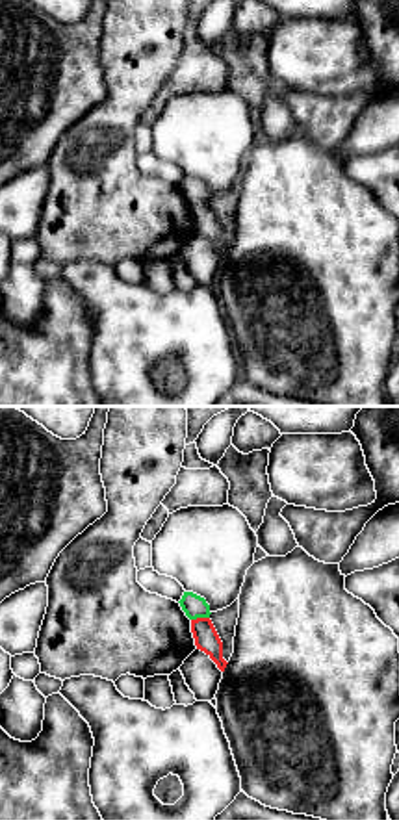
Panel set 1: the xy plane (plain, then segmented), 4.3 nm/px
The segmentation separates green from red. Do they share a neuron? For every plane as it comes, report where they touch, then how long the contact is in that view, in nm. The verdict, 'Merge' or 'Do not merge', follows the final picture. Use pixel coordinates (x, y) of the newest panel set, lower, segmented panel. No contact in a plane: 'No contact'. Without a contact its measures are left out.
Touches green at (199, 616). Shared border 80 nm

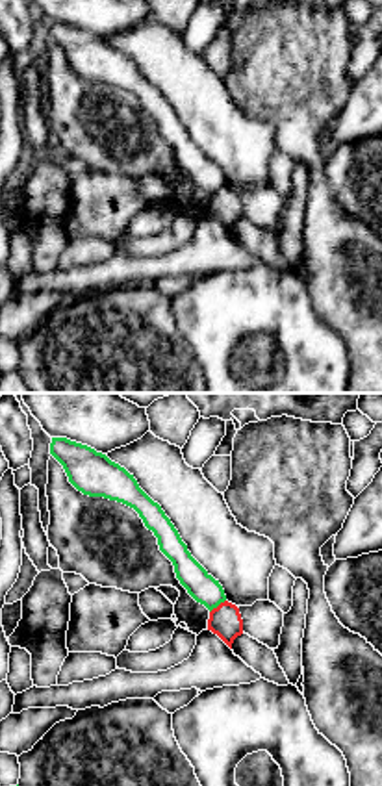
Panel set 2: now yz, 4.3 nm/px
Touches green at (217, 605). Shared border 90 nm

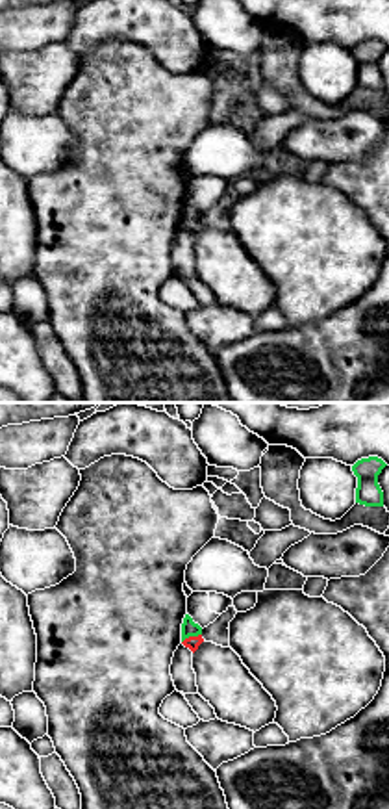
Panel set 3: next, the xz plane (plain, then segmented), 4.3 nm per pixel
Touches green at (191, 635). Shared border 100 nm

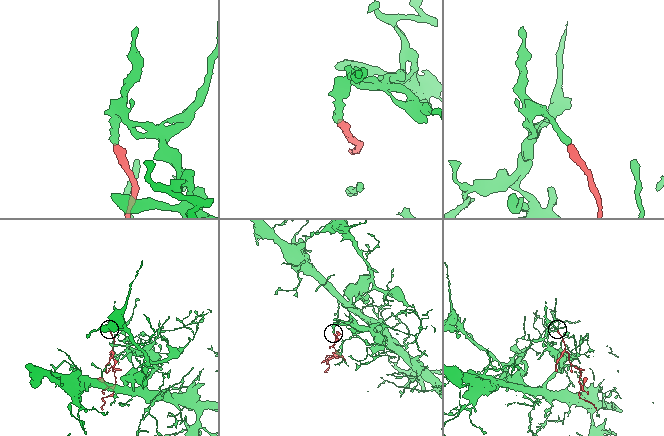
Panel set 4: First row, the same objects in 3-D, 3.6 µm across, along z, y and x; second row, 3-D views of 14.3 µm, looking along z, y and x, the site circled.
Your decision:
Do not merge

